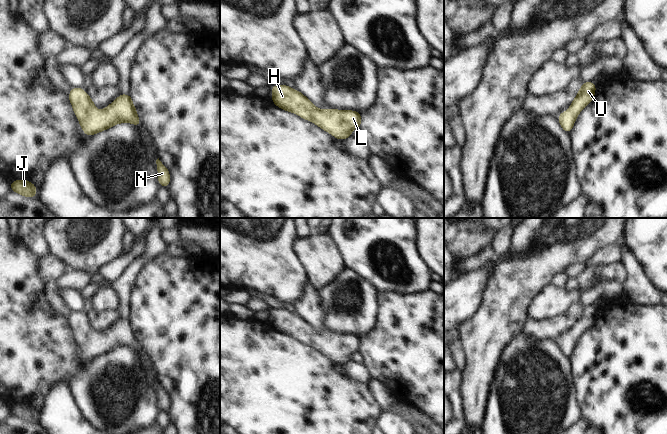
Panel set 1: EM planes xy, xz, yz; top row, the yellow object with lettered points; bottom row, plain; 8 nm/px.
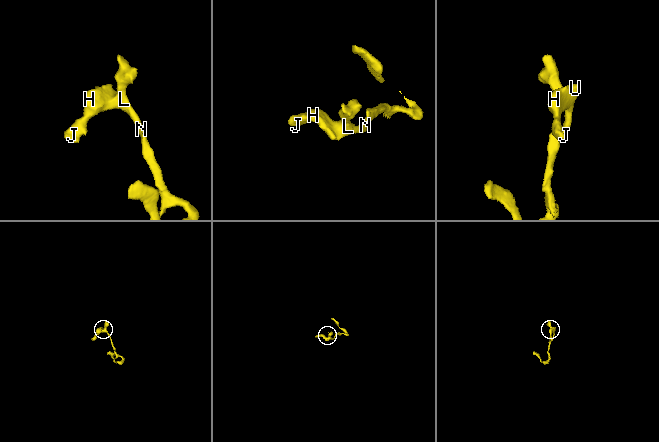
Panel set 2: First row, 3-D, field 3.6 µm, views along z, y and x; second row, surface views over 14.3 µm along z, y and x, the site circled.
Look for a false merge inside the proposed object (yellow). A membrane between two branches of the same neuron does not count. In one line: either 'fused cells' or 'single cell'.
single cell

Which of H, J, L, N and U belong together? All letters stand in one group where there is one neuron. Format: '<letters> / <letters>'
H J L N U

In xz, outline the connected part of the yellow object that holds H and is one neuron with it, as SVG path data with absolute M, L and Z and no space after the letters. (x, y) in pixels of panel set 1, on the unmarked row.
M285 309L272 310L272 325L283 334L293 336L309 344L336 363L345 364L351 360L355 352L361 350L361 338L350 334L333 334L328 332L320 335L302 317Z

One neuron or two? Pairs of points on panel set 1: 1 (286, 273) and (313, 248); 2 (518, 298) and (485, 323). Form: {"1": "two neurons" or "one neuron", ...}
{"1": "two neurons", "2": "one neuron"}

